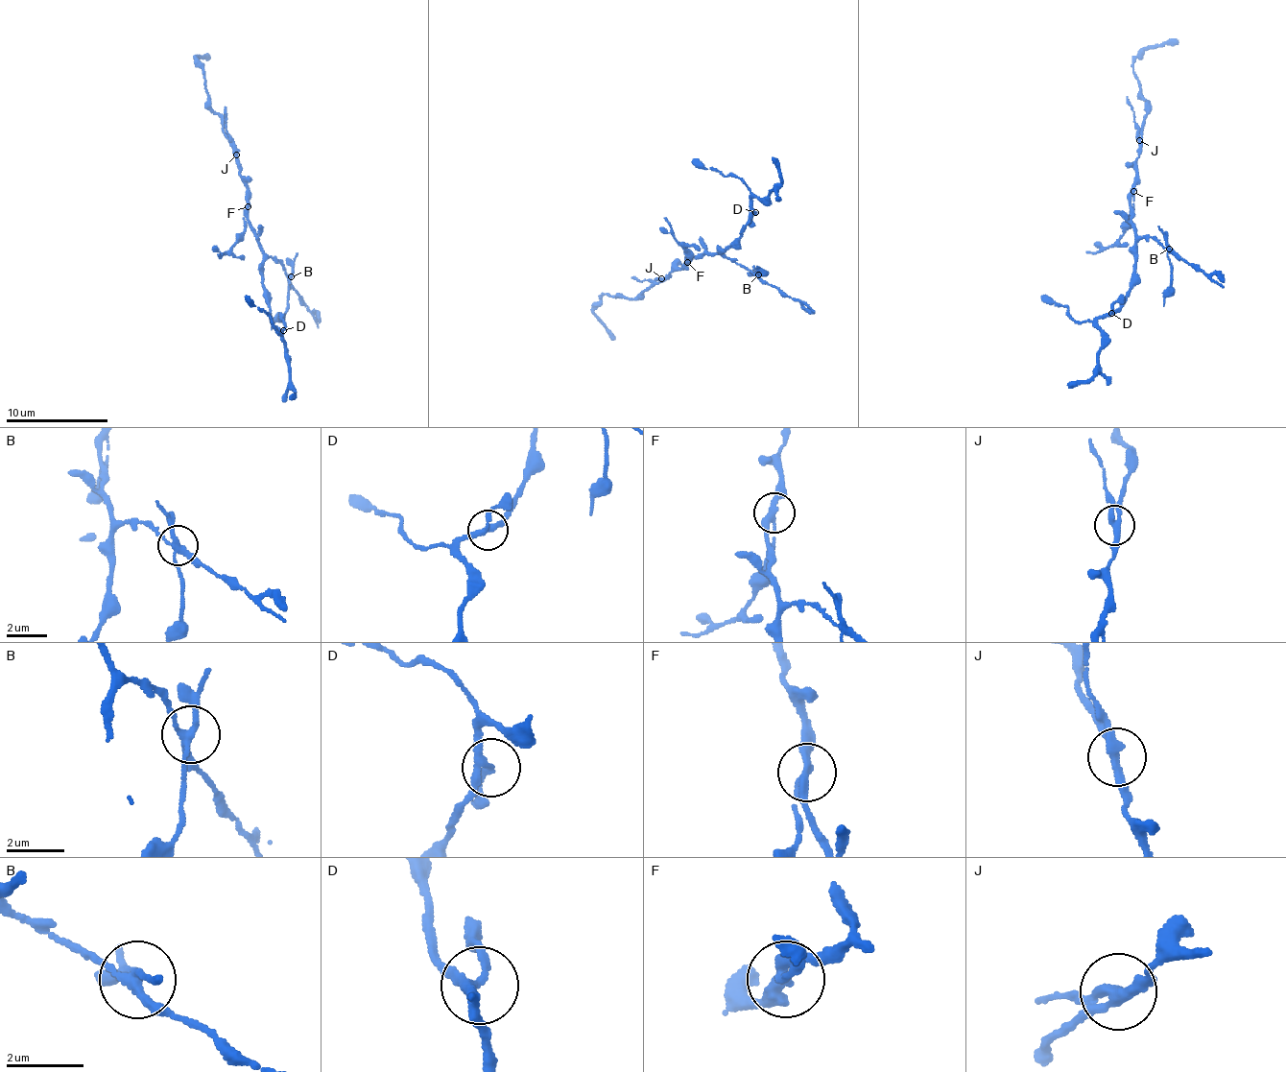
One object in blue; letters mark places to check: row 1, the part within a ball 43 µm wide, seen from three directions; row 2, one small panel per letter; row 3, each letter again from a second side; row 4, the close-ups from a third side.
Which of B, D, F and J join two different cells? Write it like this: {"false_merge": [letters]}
{"false_merge": ["B", "F"]}

